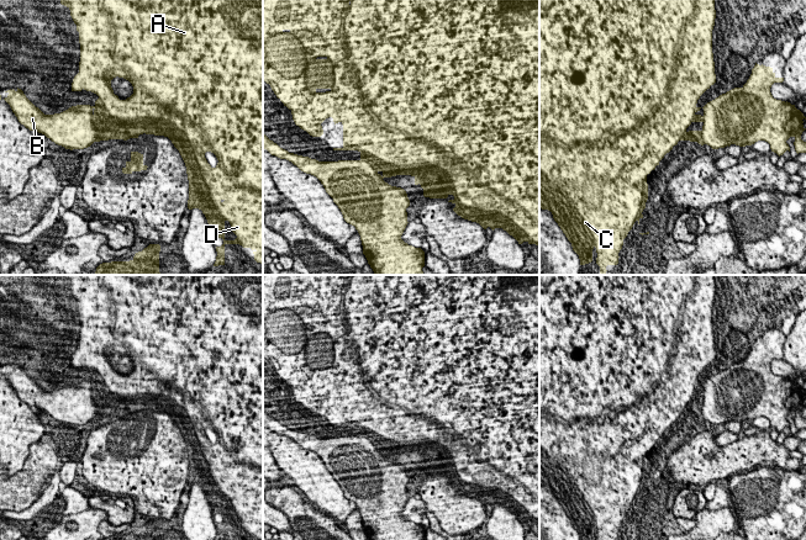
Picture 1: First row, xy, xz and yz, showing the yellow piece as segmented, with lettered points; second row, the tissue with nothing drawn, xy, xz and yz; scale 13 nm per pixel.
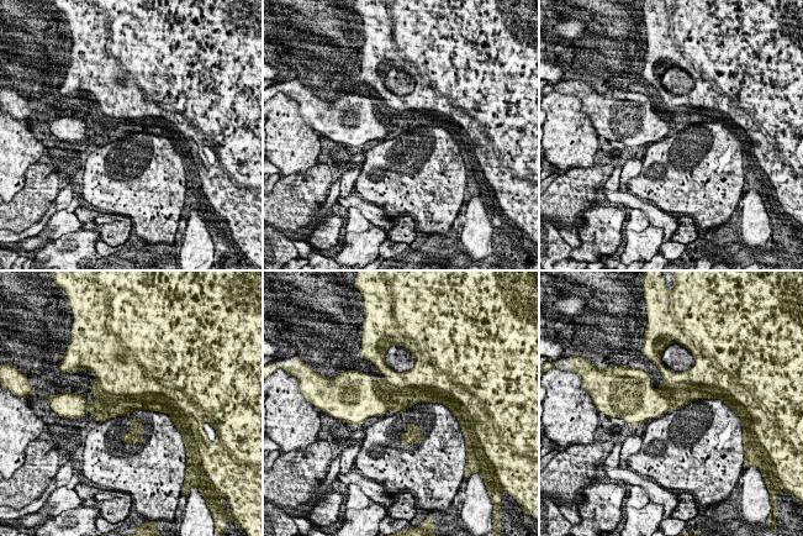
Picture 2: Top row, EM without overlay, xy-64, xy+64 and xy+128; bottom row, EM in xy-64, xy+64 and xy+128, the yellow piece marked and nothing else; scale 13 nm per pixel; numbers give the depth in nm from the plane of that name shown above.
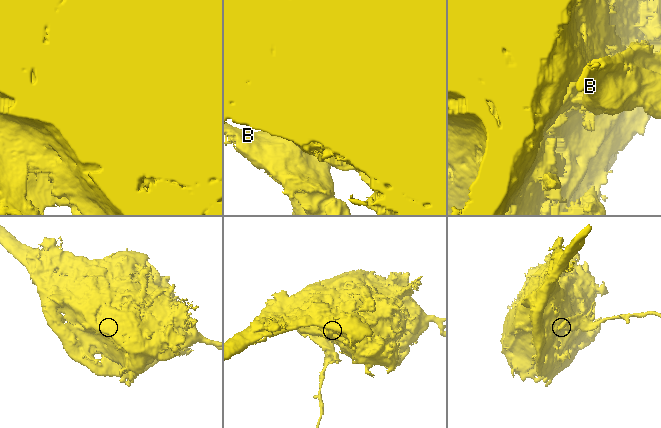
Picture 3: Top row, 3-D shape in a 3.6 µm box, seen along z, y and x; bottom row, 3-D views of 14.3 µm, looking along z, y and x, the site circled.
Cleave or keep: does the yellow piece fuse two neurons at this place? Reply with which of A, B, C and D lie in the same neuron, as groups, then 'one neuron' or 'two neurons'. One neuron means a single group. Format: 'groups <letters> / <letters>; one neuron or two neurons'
groups A C D / B; two neurons

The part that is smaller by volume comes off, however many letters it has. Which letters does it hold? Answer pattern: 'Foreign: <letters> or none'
Foreign: B

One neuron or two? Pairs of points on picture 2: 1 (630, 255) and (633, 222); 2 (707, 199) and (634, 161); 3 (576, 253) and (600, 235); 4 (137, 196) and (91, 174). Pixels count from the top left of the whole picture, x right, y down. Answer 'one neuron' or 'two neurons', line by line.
1: two neurons
2: two neurons
3: one neuron
4: one neuron

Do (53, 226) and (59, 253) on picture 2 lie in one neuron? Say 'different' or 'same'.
different

